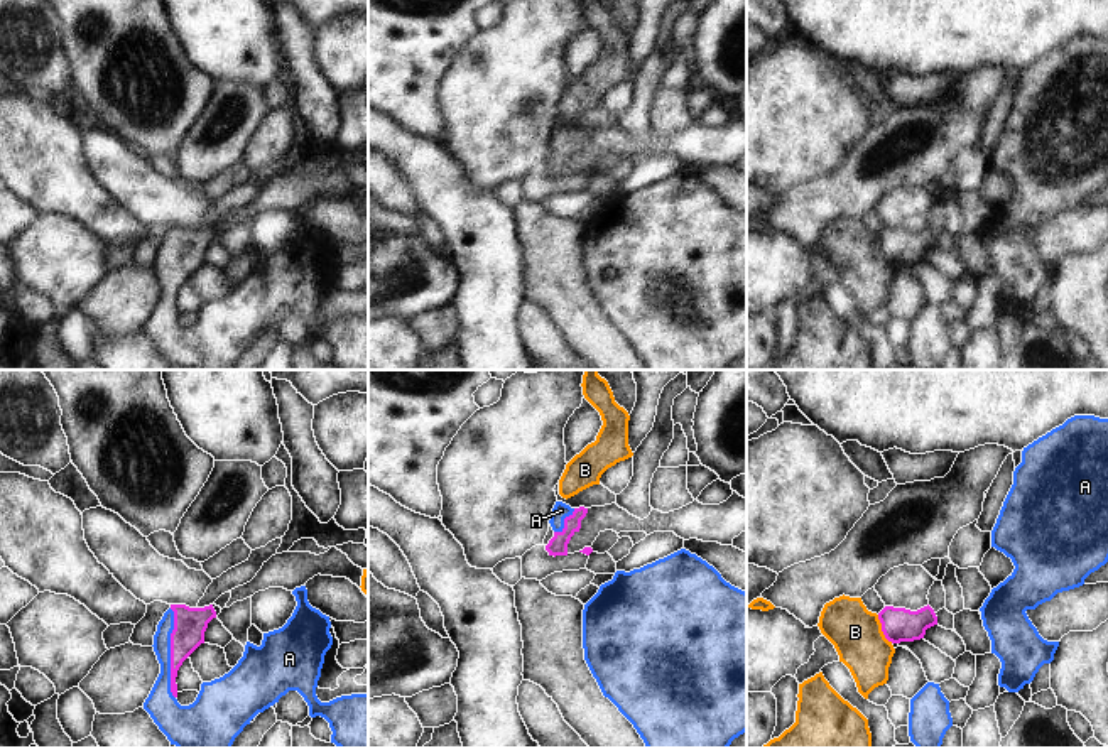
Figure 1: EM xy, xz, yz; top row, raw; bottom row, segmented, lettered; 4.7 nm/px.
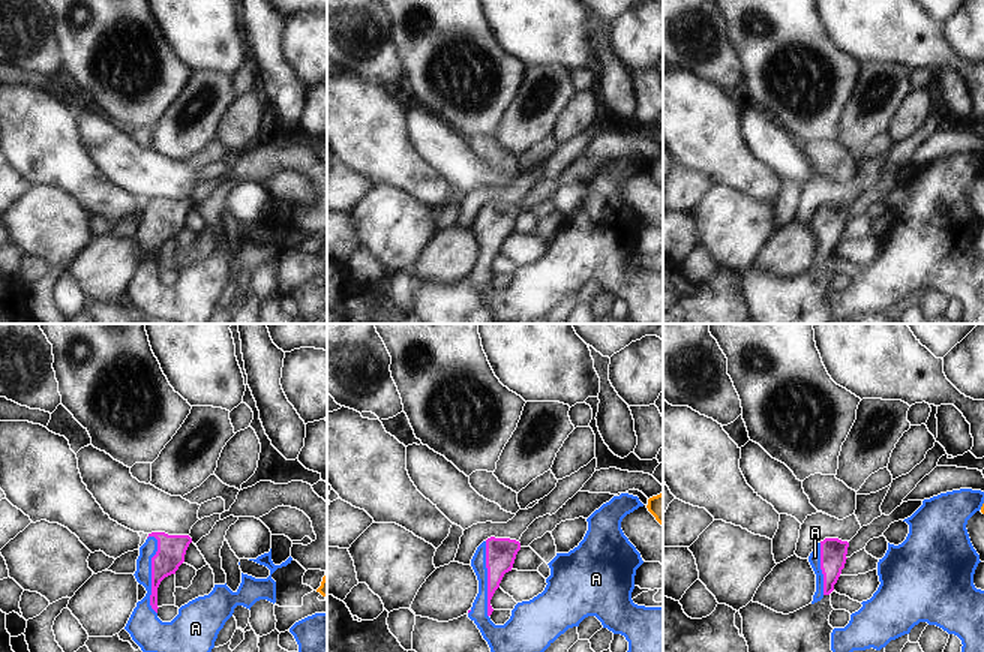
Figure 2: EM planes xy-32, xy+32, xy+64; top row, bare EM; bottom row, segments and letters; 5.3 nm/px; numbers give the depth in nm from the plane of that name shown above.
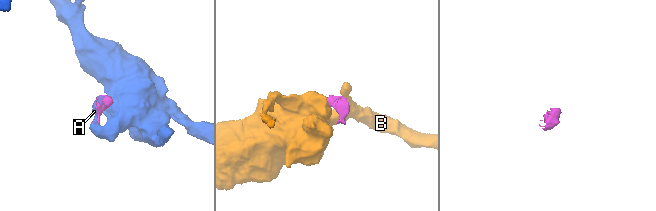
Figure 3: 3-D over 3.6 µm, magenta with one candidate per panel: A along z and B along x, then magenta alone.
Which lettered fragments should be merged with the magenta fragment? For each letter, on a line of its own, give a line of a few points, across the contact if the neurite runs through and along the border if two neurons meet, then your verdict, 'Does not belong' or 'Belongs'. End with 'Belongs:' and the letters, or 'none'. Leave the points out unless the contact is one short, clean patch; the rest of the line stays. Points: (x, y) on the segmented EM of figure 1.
A: Belongs
B: Line: yz (877, 615), (882, 634), (892, 642). Does not belong
Belongs: A

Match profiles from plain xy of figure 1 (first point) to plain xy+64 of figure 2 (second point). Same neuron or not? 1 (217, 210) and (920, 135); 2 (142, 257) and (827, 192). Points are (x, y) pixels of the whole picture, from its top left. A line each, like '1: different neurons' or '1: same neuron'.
1: same neuron
2: same neuron

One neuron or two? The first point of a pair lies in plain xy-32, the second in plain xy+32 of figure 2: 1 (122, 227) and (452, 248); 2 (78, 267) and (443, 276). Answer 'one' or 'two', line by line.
1: two
2: one

